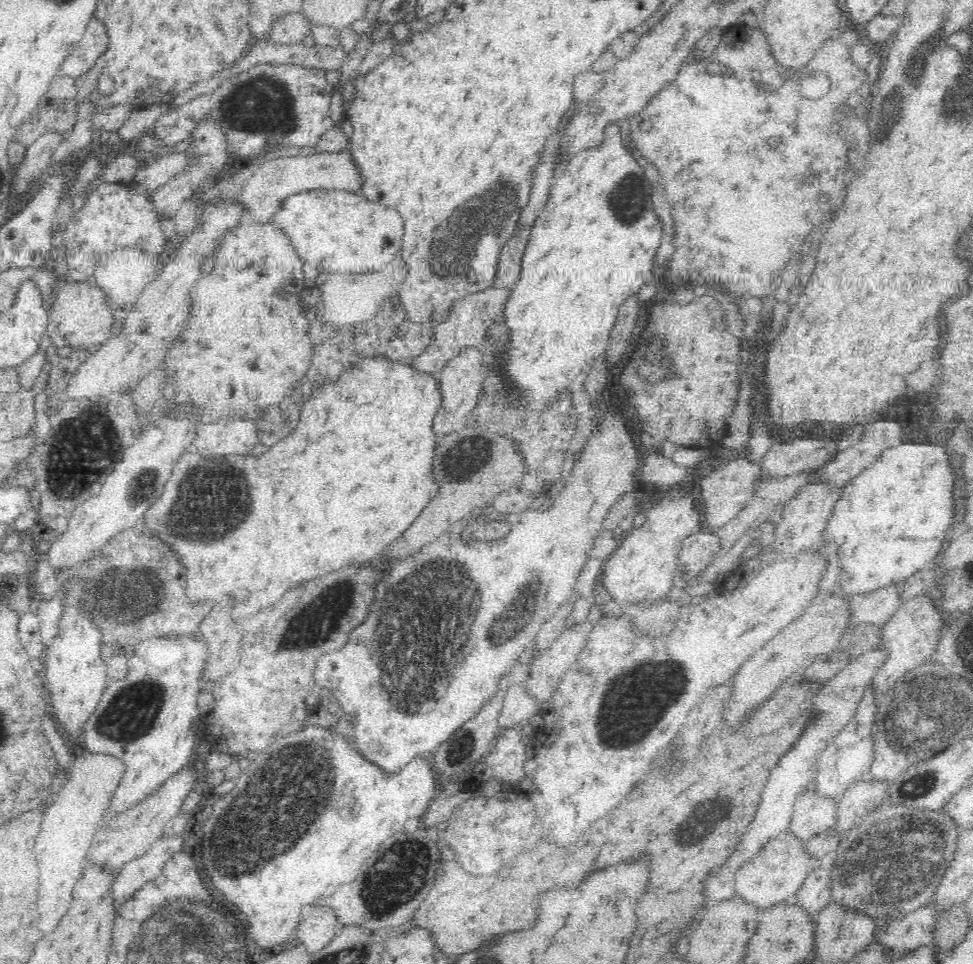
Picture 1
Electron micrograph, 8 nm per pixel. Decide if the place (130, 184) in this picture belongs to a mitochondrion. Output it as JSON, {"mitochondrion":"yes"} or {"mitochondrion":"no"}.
{"mitochondrion":"no"}

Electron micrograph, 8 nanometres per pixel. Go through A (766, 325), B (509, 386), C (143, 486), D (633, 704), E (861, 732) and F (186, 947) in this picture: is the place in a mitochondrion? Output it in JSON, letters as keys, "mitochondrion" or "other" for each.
{"A":"other","B":"other","C":"mitochondrion","D":"mitochondrion","E":"other","F":"mitochondrion"}

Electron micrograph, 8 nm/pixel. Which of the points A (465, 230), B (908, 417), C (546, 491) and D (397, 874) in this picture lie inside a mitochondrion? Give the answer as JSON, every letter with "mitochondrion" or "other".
{"A":"mitochondrion","B":"other","C":"other","D":"mitochondrion"}

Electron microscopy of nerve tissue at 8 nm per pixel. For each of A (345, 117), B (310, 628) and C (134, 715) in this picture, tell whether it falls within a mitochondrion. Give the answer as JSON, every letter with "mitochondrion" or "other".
{"A":"other","B":"mitochondrion","C":"mitochondrion"}

